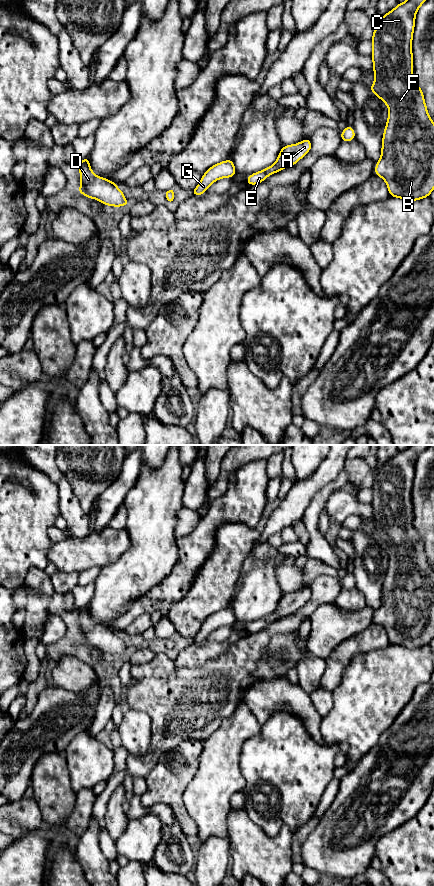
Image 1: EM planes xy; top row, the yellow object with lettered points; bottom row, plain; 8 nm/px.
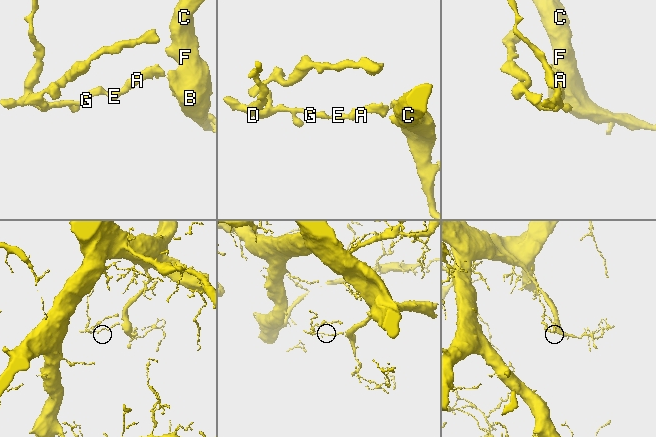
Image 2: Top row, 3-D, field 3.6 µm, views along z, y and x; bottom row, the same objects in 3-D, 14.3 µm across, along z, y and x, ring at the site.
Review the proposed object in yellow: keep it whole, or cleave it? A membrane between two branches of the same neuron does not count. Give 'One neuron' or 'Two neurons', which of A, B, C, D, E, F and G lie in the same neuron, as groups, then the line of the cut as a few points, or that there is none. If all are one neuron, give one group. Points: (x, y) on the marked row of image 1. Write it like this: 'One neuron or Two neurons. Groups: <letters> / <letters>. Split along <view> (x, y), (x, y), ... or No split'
One neuron. Groups: A B C D E F G. No split

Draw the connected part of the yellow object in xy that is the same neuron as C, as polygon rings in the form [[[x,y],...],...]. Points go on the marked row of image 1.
[[[407,0],[398,3],[392,11],[380,18],[371,39],[375,82],[369,88],[389,109],[382,139],[381,158],[375,165],[374,174],[384,179],[390,196],[408,201],[429,197],[434,190],[434,122],[428,114],[423,92],[413,77],[412,38],[415,16],[425,1]]]

